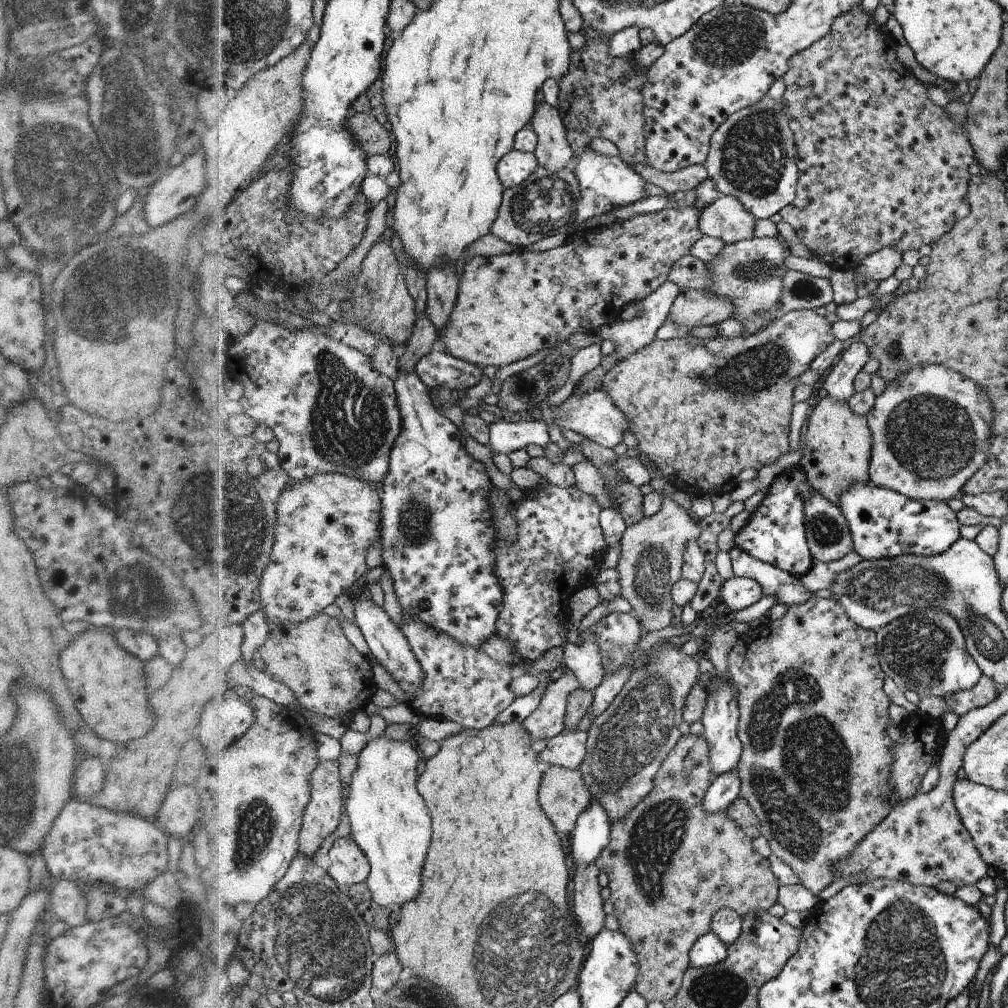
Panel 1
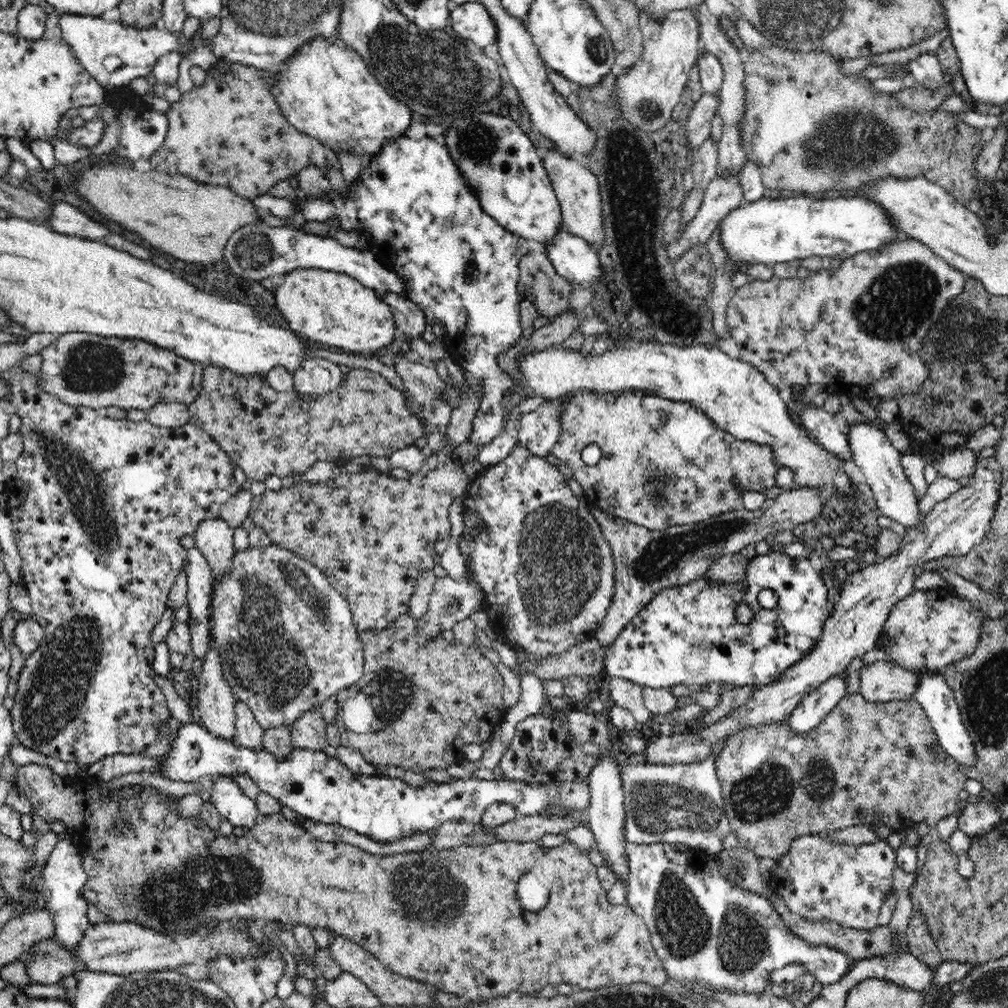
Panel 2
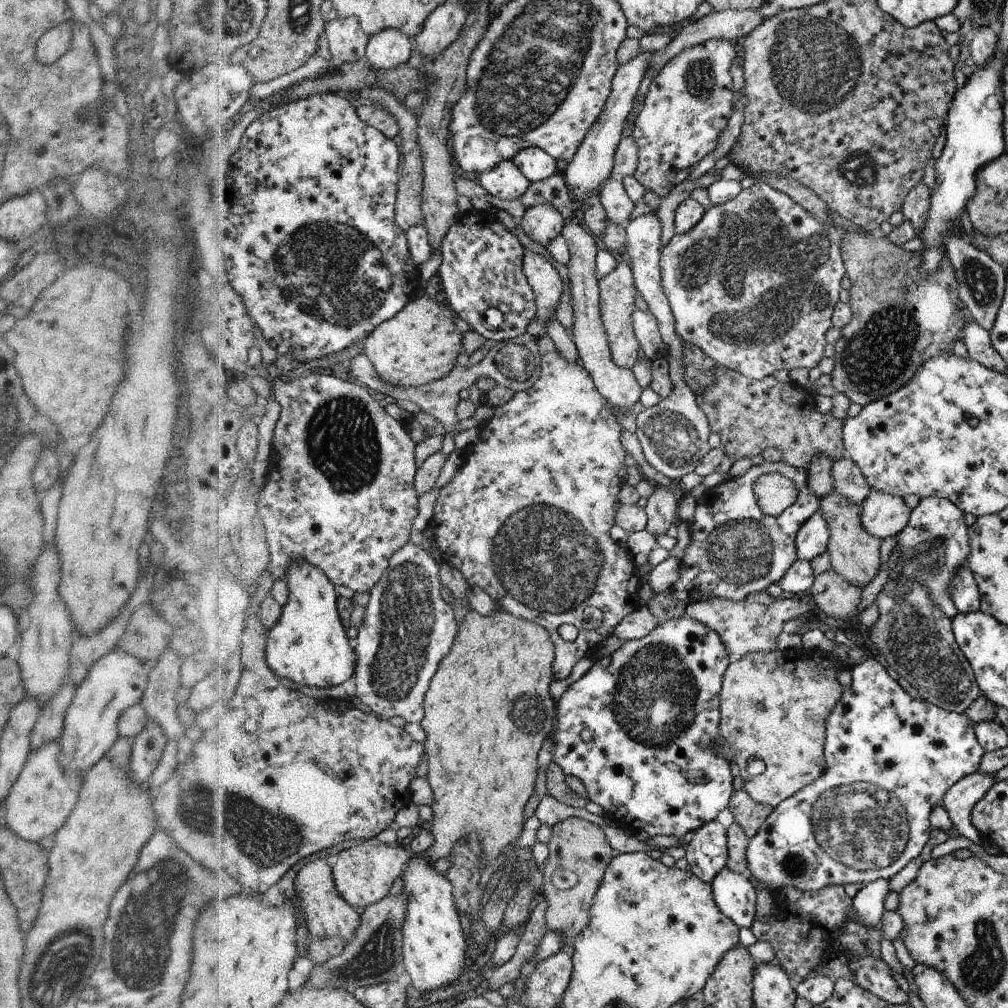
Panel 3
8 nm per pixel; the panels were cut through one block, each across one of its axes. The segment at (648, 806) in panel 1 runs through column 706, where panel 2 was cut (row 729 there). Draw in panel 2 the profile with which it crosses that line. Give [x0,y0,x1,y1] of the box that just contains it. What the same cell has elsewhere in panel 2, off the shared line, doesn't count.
[716,692,968,859]

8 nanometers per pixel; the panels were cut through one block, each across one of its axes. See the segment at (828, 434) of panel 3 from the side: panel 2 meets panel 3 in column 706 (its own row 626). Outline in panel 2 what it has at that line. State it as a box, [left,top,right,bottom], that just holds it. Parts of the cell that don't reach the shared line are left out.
[336,613,506,774]

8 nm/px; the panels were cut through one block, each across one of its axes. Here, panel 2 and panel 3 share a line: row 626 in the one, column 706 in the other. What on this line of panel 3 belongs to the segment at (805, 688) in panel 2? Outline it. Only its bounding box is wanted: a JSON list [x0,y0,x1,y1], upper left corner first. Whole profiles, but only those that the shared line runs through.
[684,819,729,884]

